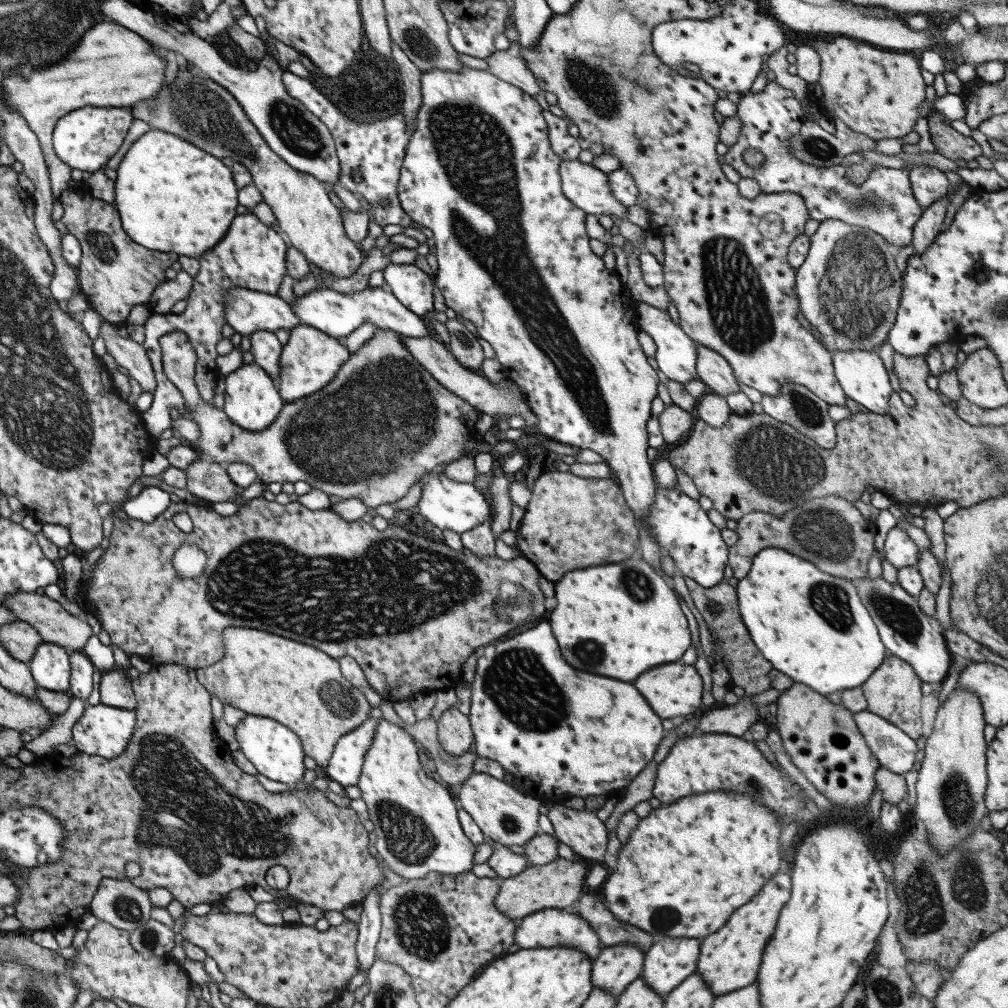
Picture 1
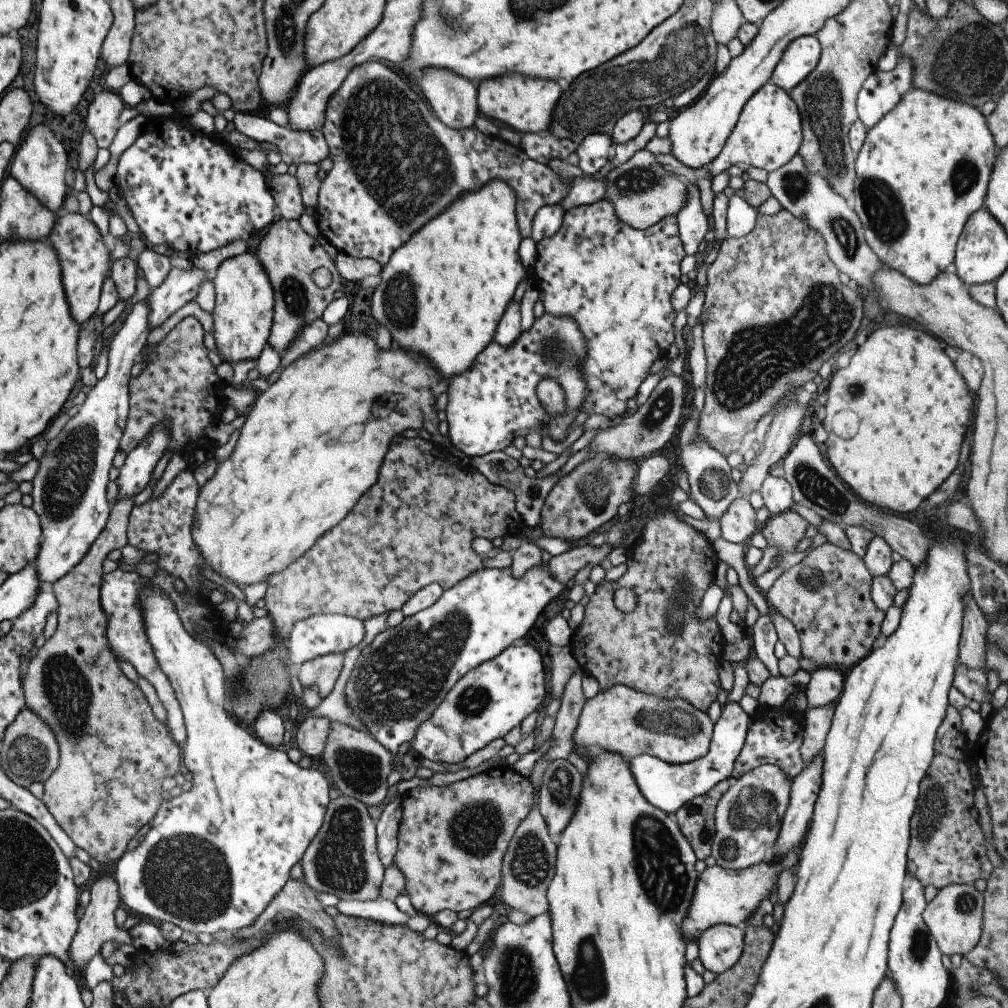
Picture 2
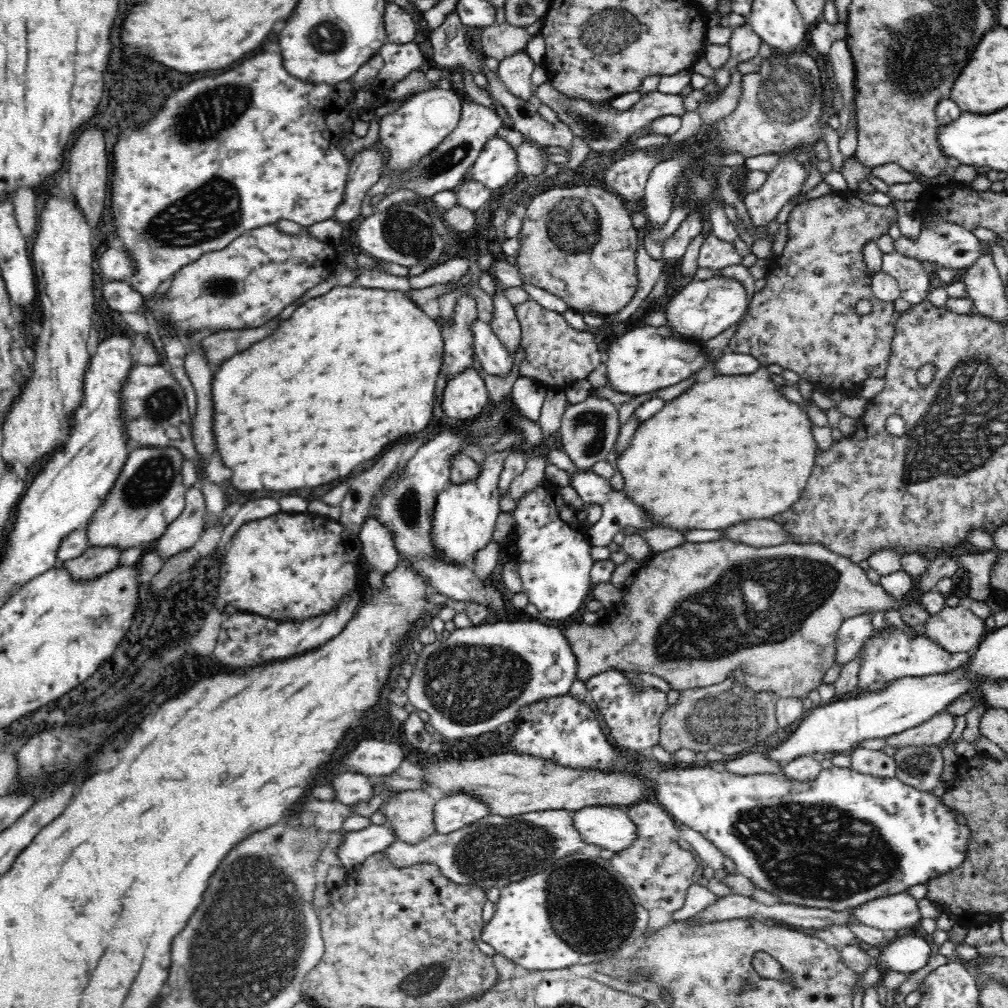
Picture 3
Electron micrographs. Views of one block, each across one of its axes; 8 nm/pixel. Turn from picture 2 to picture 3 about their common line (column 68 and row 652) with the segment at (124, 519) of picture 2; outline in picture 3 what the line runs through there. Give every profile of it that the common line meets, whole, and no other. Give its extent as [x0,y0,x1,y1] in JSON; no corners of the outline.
[564,538,932,700]

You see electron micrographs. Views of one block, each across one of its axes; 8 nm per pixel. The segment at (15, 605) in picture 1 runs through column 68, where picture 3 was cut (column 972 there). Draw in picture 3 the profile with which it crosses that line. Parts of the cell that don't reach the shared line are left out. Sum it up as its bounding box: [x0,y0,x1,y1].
[922,604,986,654]

